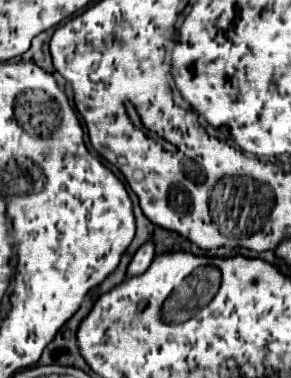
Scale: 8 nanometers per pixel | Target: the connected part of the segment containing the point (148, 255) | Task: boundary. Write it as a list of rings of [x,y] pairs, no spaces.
[[[146,242],[132,258],[128,270],[126,270],[126,276],[132,278],[132,276],[138,276],[138,274],[144,274],[144,270],[148,270],[150,262],[154,258],[154,244],[152,242]]]

